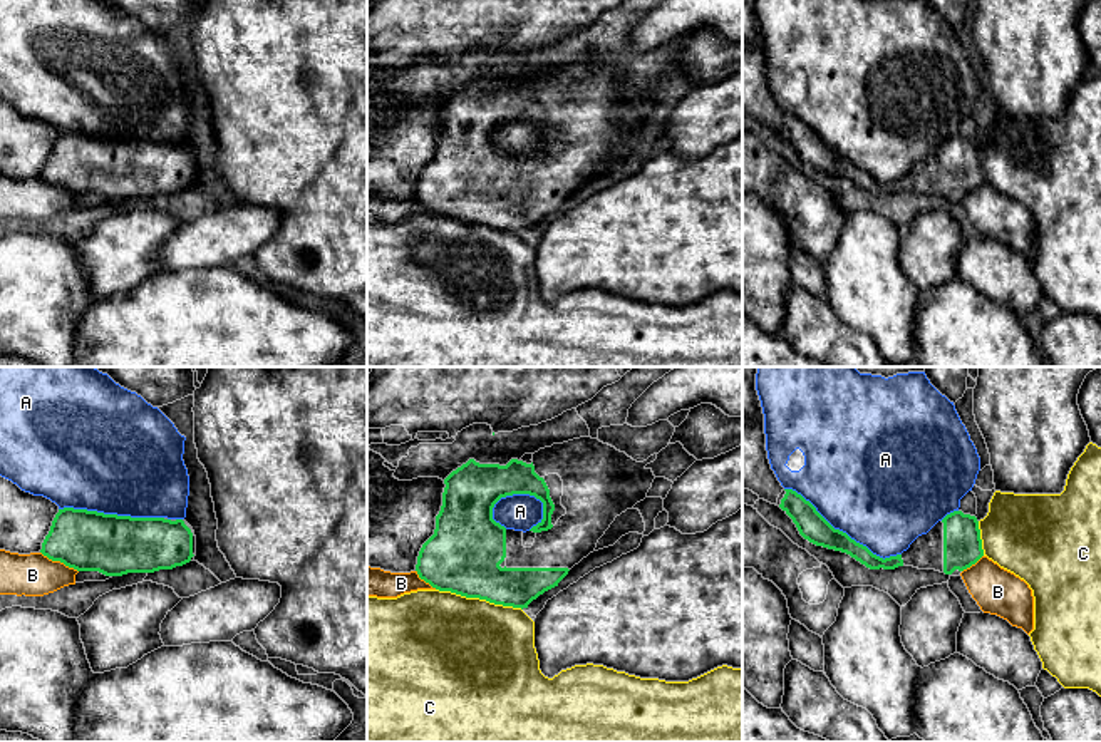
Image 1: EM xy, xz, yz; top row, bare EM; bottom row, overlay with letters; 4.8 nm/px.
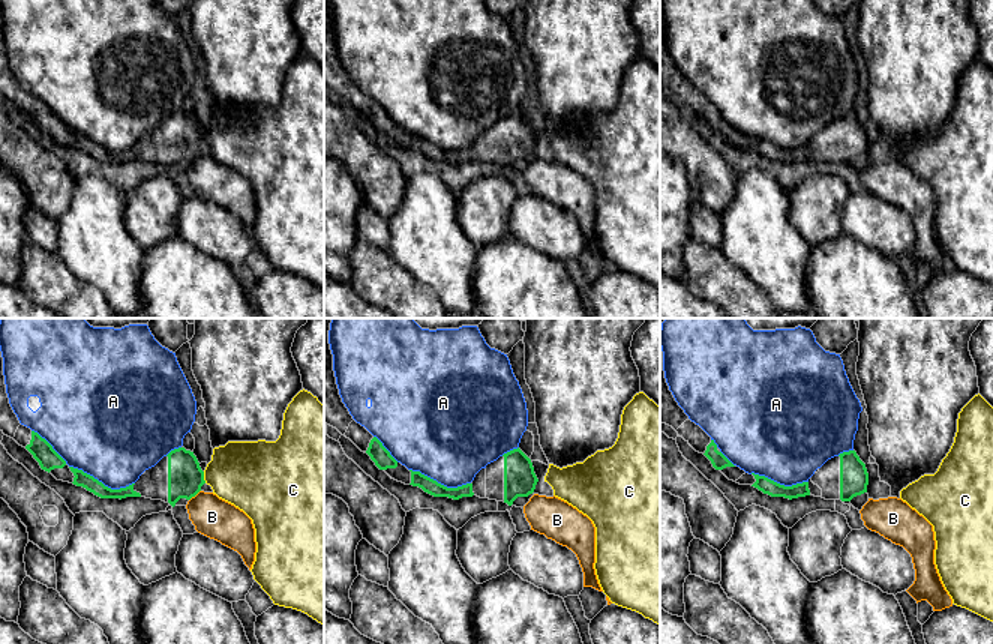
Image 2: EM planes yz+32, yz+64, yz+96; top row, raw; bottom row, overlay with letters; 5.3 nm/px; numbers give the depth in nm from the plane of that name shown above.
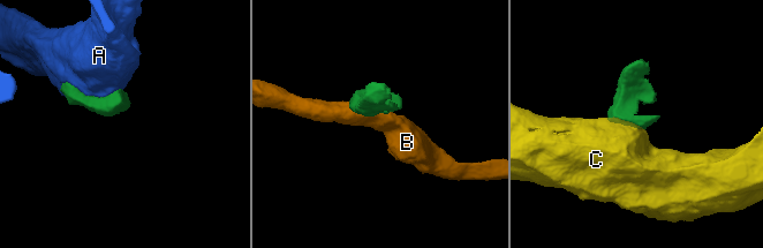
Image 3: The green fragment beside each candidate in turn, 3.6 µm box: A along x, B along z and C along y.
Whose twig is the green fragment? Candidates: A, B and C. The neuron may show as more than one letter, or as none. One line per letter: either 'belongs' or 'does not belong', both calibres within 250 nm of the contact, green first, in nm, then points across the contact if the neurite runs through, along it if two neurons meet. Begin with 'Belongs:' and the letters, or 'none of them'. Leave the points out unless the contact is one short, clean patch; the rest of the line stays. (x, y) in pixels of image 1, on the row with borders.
Belongs: none of them
A: does not belong; 140 nm thick on the green side, 500 nm on the other
B: does not belong; 280 nm thick on the green side, 200 nm on the other
C: does not belong; 360 nm thick on the green side, 500 nm on the other

